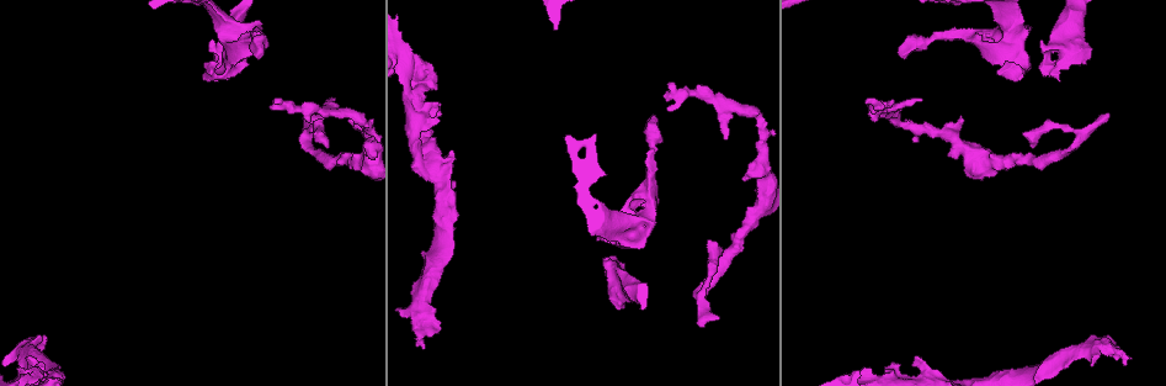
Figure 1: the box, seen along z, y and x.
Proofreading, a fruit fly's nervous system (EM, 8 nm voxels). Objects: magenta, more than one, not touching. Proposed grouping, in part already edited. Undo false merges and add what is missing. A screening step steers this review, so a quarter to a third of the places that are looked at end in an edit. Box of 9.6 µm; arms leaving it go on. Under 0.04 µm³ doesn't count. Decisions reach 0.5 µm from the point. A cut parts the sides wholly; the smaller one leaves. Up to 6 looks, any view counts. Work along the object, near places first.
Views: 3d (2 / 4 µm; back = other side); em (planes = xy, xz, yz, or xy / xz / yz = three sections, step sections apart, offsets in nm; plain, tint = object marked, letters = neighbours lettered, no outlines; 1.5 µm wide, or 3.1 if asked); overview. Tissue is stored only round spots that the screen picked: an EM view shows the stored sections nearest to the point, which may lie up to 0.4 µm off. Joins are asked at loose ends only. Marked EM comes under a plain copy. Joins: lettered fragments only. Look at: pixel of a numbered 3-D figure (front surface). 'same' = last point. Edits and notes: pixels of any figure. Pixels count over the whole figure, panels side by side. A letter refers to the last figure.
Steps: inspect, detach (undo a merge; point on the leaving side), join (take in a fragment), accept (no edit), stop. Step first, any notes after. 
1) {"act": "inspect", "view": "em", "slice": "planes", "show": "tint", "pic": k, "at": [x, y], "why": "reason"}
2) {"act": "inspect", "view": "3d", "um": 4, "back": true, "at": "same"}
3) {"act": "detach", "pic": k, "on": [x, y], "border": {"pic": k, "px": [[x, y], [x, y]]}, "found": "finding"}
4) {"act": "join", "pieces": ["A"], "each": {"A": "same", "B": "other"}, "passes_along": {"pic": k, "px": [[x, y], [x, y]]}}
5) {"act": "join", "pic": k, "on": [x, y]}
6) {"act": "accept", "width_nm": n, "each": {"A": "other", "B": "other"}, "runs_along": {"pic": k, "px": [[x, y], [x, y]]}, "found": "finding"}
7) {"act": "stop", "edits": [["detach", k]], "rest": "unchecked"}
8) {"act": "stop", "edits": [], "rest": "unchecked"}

{"act": "inspect", "view": "3d", "um": 2, "pic": 1, "at": [887, 366], "why": "stops while still wide"}

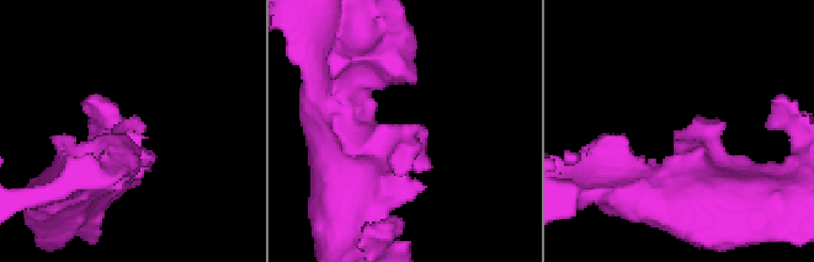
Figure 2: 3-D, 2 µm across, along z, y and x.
{"act": "inspect", "view": "em", "slice": "planes", "show": "letters", "pic": 2, "at": [690, 126], "why": "now the EM"}

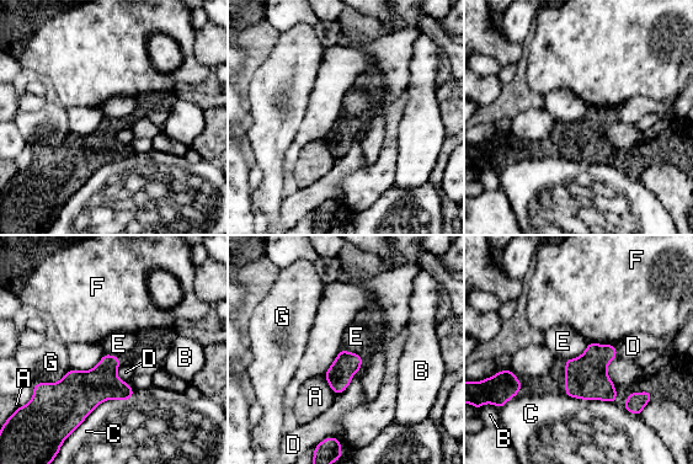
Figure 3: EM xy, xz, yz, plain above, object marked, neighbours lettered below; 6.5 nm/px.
{"act": "accept", "longest_contact_nm": ["C", 360], "each": {"A": "other", "B": "other", "C": "other", "D": "other", "E": "other", "F": "other", "G": "other"}, "found": "none of them fits"}

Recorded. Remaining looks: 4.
{"act": "inspect", "view": "3d", "um": 2, "pic": 1, "at": [649, 229], "why": "thick end"}

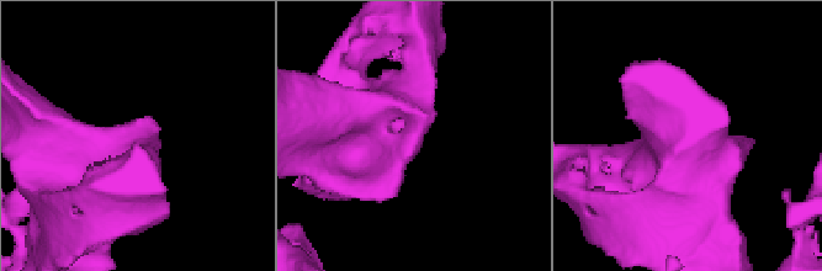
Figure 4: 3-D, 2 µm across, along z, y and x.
{"act": "inspect", "view": "em", "slice": "planes", "show": "letters", "pic": 4, "at": [421, 141]}

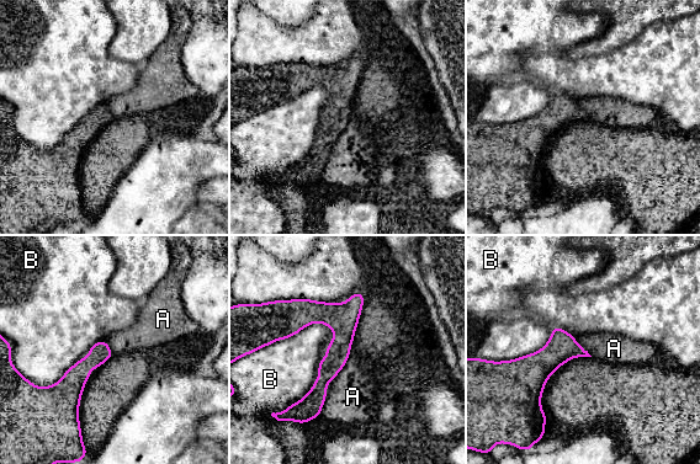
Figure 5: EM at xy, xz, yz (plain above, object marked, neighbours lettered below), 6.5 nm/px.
{"act": "accept", "each": {"A": "other", "B": "other"}, "runs_along": {"pic": 5, "px": [[360, 298], [276, 336]]}, "found": "none of them fits"}

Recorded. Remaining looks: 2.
{"act": "inspect", "view": "em", "slice": "planes", "show": "tint", "pic": 1, "at": [1108, 113], "why": "an open end"}

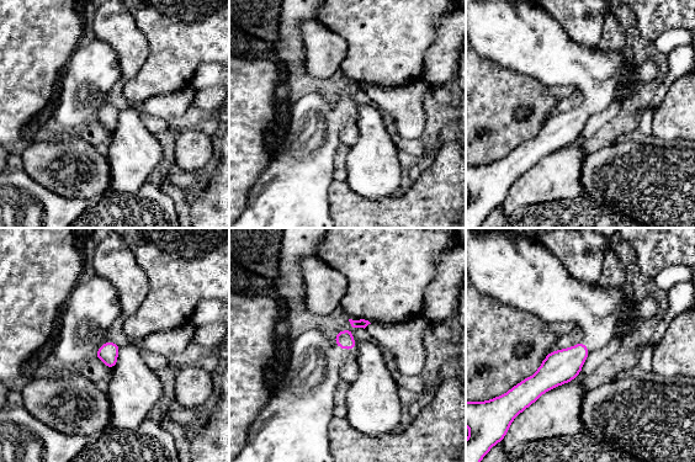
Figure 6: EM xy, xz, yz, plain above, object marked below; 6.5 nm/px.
{"act": "inspect", "view": "em", "slice": "planes", "show": "letters", "at": "same", "why": "what lies round it"}

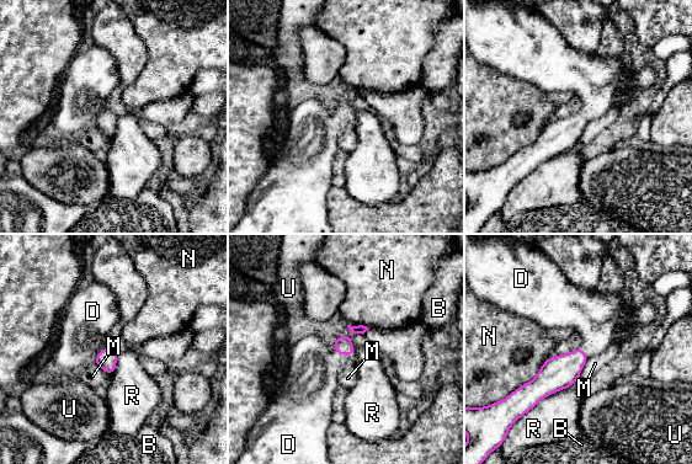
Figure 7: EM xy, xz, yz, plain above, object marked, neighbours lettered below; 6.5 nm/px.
{"act": "join", "pieces": ["D"], "width_nm": 120, "longest_contact_nm": ["R", 380], "each": {"B": "other", "D": "same", "M": "other", "N": "other", "R": "other", "U": "other"}, "found": "it goes on there"}

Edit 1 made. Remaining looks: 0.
{"act": "stop", "edits": [["join", 7]], "rest": "unchecked"}

